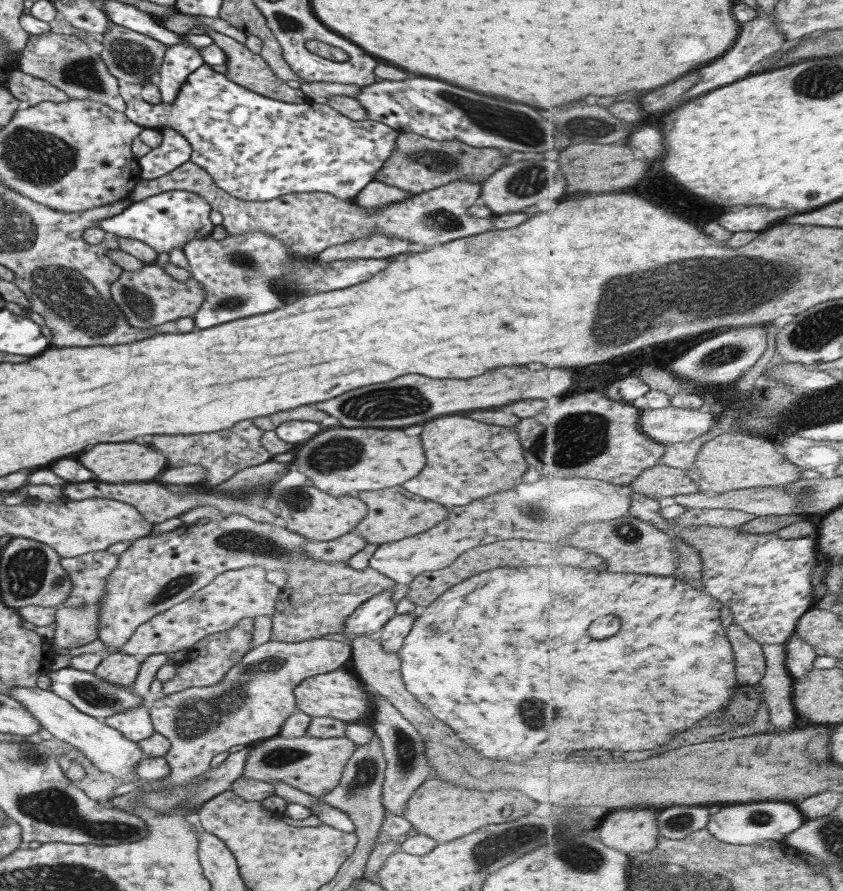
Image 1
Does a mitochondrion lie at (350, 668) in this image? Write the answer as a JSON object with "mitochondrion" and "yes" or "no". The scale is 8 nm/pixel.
{"mitochondrion":"no"}

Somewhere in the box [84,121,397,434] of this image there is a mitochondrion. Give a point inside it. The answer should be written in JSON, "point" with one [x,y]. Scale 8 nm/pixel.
{"point":[242,259]}

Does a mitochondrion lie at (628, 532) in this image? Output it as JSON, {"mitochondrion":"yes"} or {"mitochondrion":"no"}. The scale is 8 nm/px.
{"mitochondrion":"yes"}

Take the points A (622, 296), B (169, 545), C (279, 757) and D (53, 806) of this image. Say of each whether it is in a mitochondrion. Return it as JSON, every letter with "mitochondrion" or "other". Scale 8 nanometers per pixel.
{"A":"mitochondrion","B":"other","C":"mitochondrion","D":"mitochondrion"}

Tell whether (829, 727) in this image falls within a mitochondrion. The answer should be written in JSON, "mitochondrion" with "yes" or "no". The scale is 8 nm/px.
{"mitochondrion":"no"}

